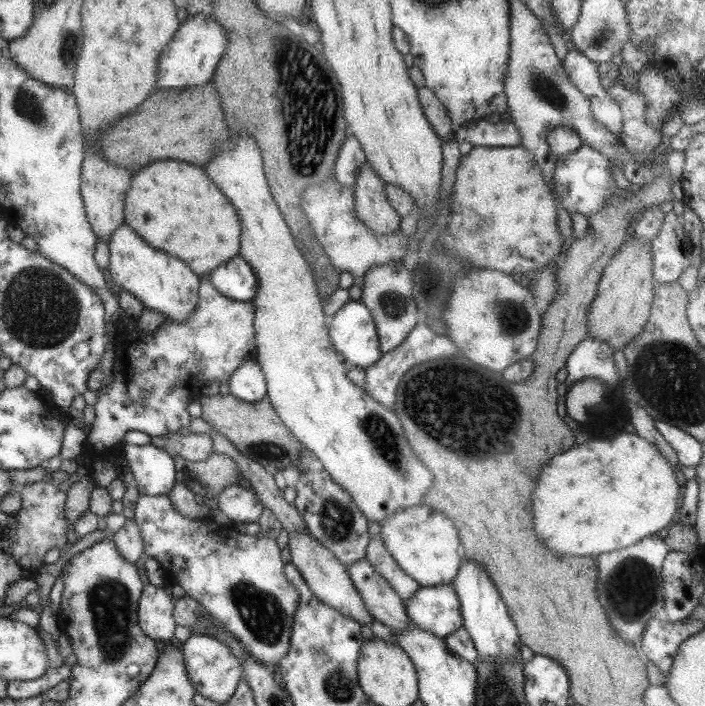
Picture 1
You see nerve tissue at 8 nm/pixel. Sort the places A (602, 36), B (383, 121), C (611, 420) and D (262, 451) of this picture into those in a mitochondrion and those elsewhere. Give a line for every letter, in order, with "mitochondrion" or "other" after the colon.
A: mitochondrion
B: other
C: other
D: mitochondrion

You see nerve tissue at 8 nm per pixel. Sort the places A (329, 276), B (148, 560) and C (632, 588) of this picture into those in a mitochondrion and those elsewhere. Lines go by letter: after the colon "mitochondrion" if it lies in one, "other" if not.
A: other
B: other
C: mitochondrion

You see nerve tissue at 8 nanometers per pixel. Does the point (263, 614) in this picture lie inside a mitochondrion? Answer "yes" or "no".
yes

